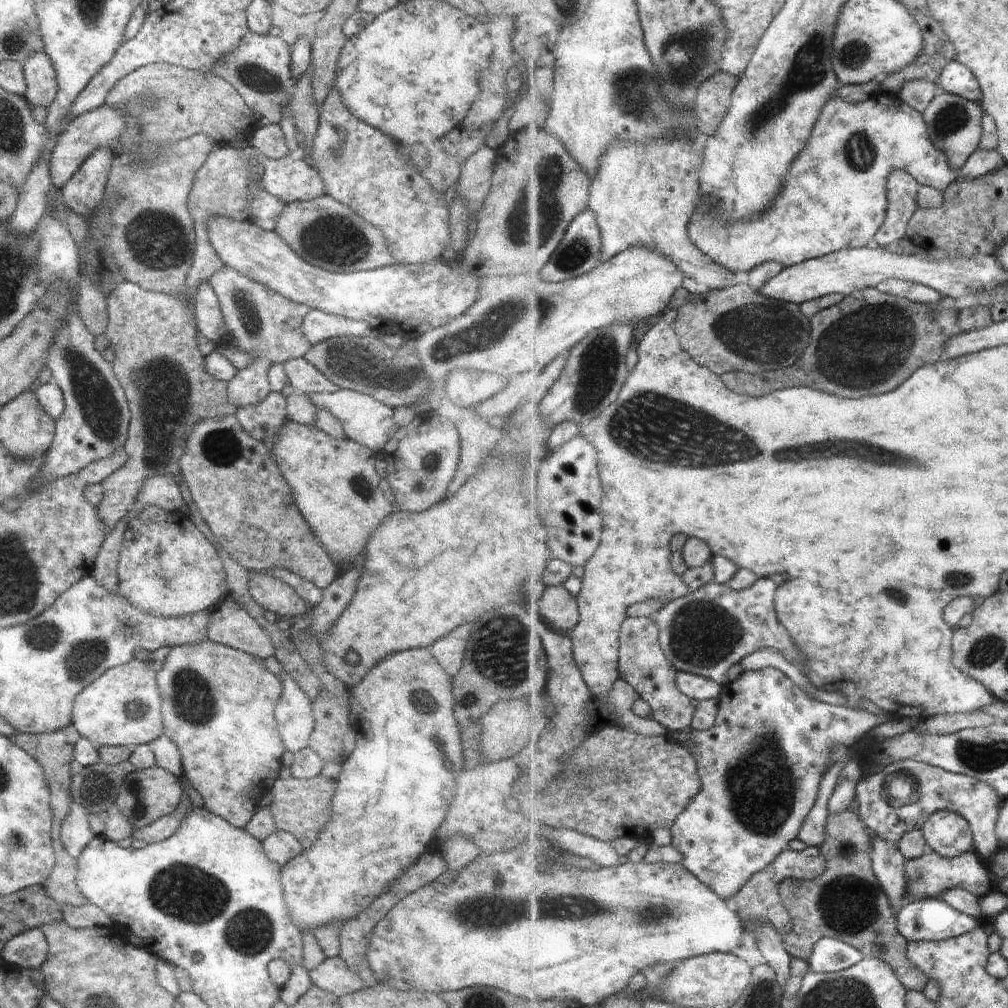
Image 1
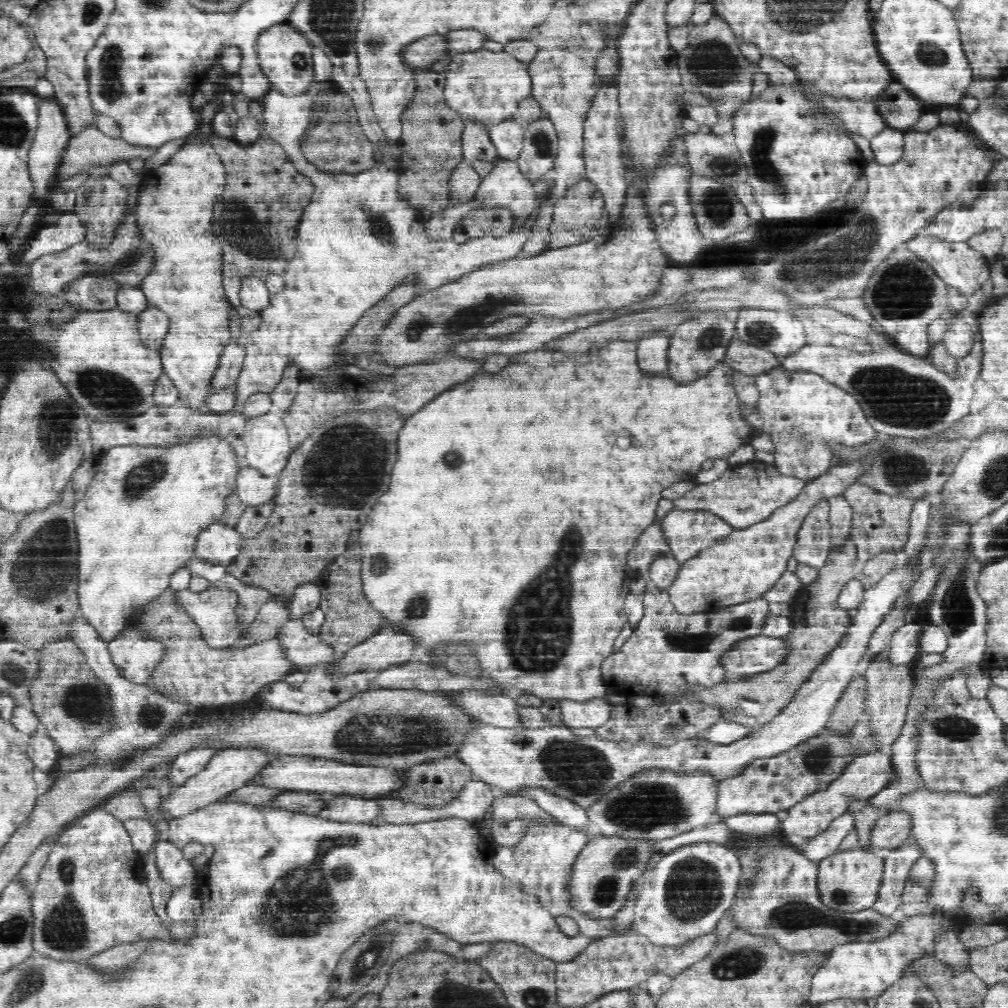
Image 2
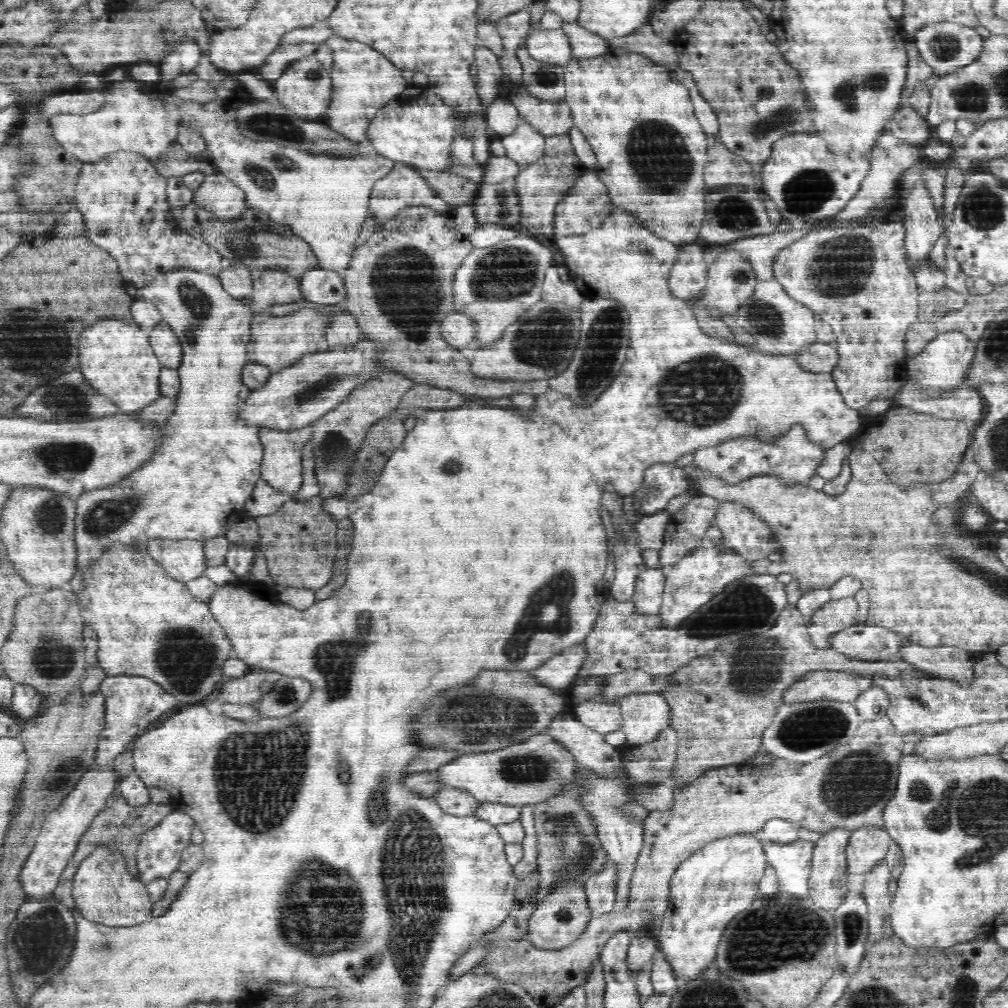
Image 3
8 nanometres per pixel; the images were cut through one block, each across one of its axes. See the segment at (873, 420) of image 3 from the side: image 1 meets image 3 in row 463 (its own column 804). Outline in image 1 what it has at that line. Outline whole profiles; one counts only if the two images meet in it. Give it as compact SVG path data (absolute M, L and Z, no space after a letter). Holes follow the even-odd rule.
M851 809L840 814L830 815L828 838L826 838L826 842L821 848L822 854L828 858L826 874L822 874L822 876L812 880L786 880L782 884L782 898L786 908L793 915L794 924L796 924L794 934L786 941L790 954L796 956L796 958L804 958L808 961L818 941L821 941L824 937L837 938L861 950L865 956L886 960L890 966L894 966L894 970L898 972L898 976L900 976L906 988L925 992L931 983L930 976L926 972L922 972L920 968L916 968L914 962L910 960L910 941L899 929L898 910L890 902L884 886L882 886L878 876L876 876L872 854L874 852L874 839L866 832L866 824L861 815L856 814Z

